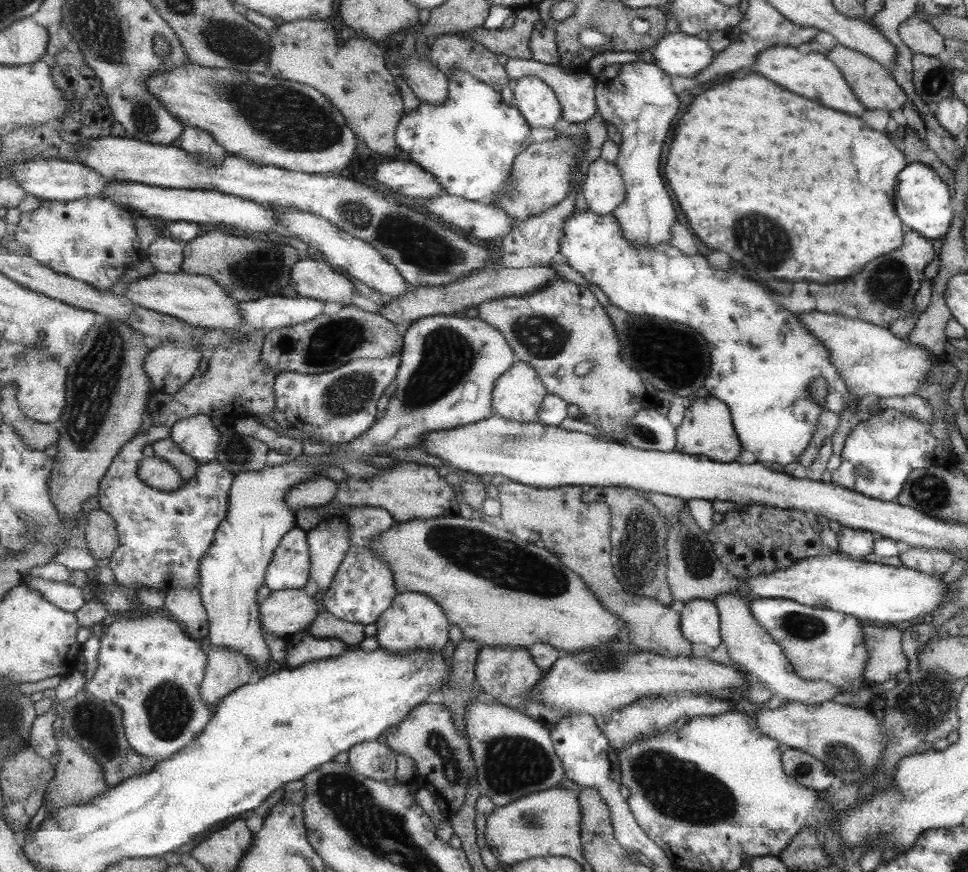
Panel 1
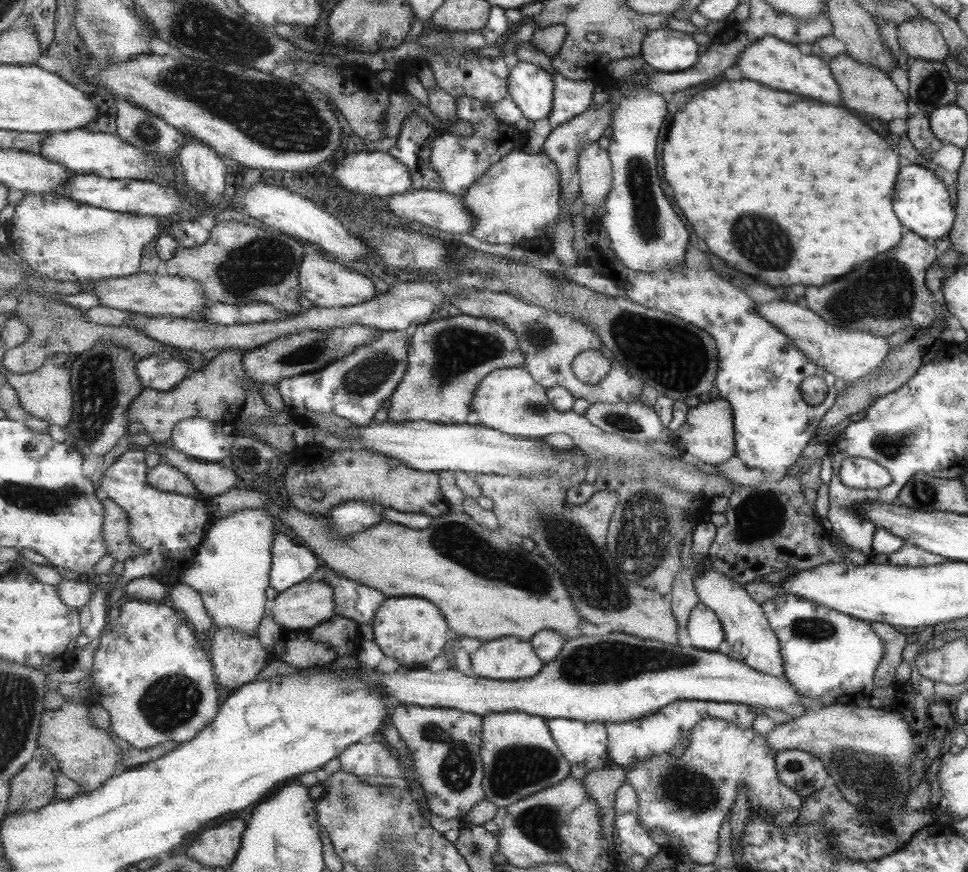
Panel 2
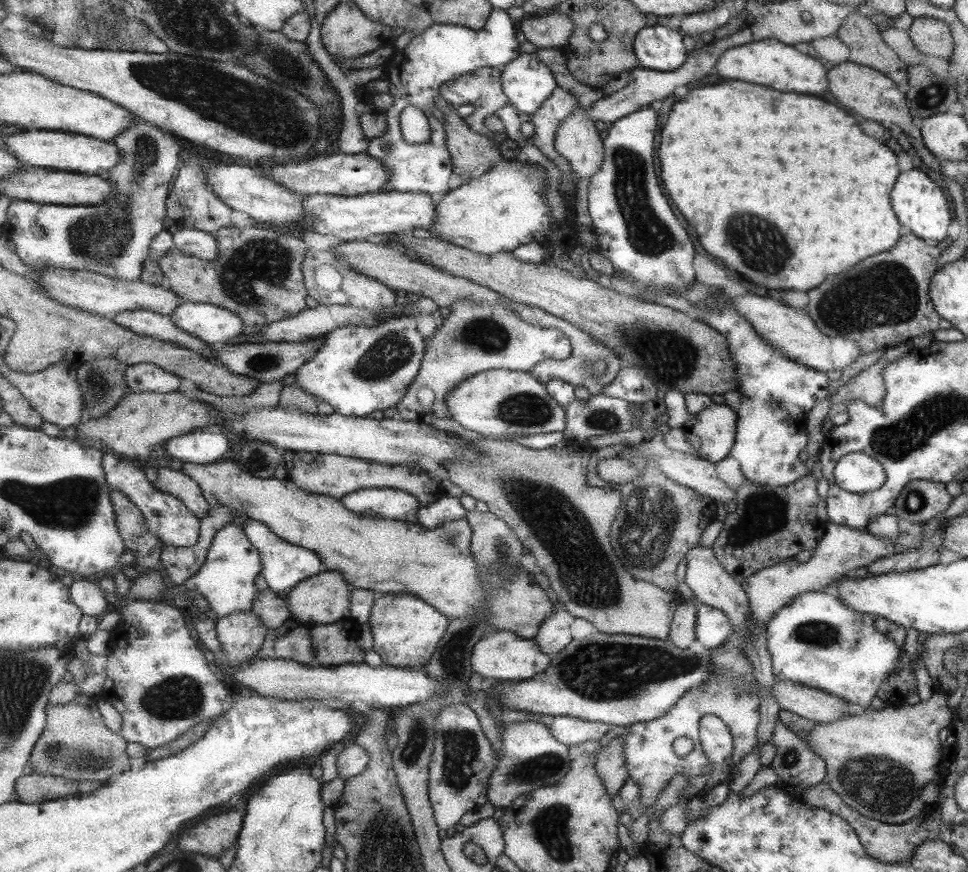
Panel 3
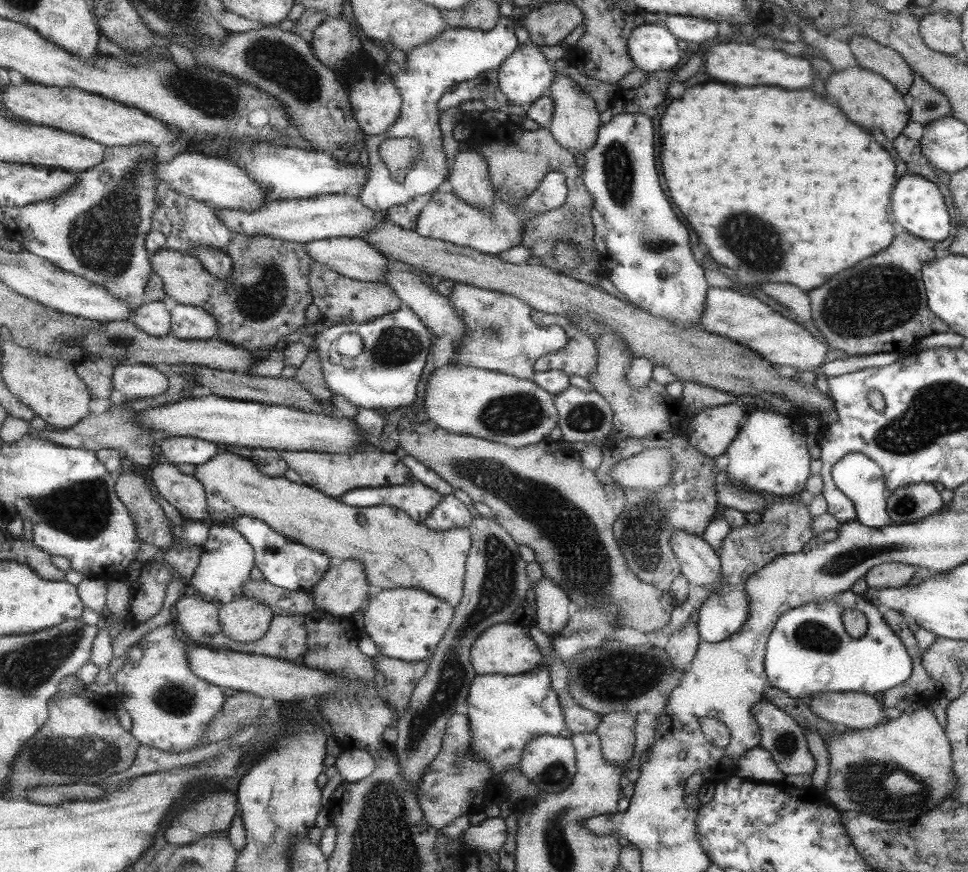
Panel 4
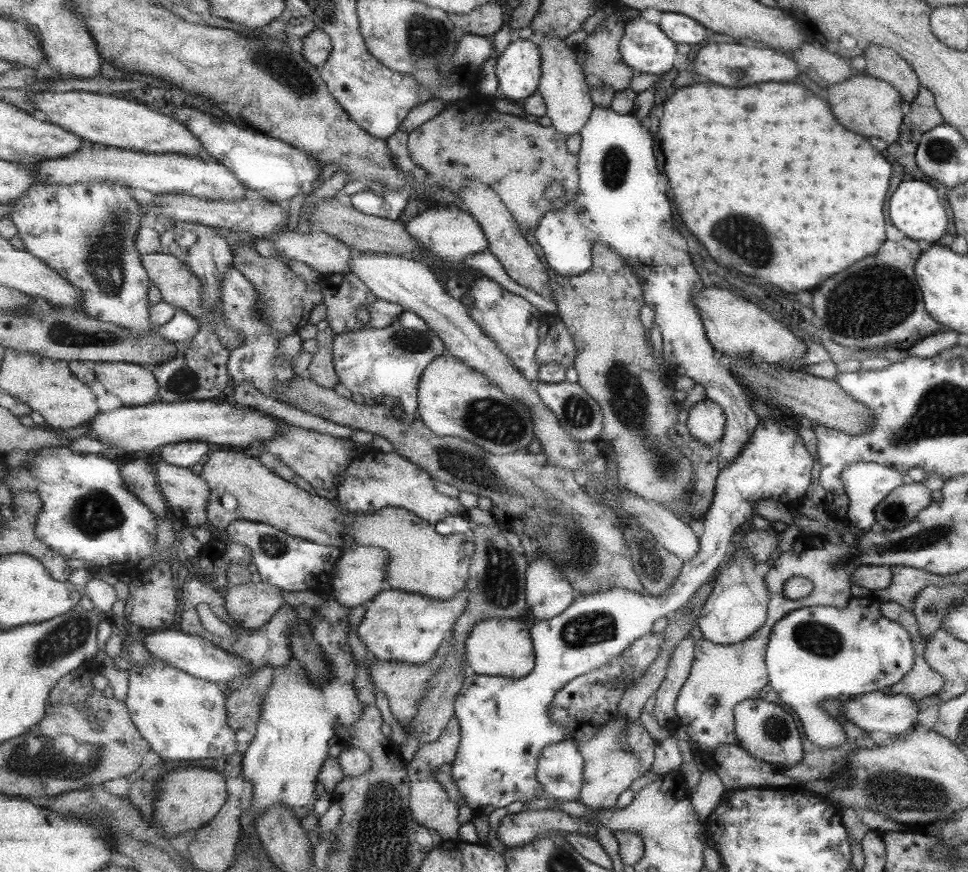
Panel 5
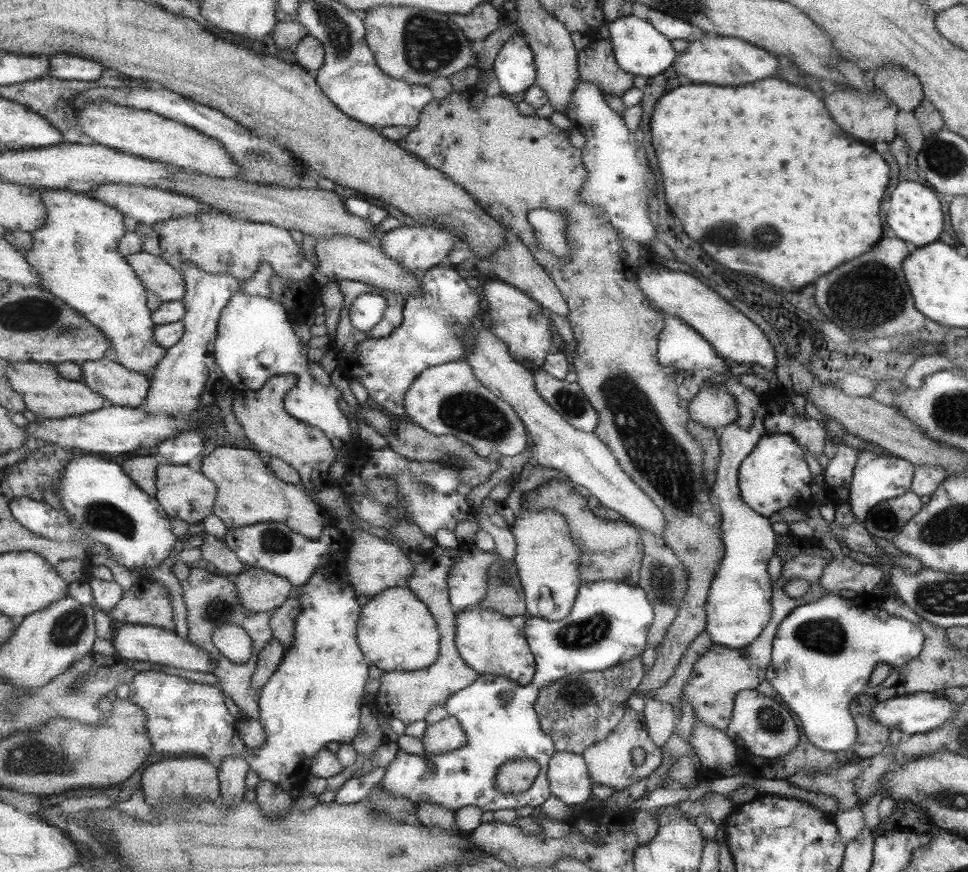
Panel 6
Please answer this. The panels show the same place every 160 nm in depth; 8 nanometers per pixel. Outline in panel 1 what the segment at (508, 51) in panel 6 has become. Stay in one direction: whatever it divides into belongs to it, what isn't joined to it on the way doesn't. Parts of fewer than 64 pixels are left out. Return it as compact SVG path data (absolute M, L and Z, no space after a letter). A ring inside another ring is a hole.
M523 76L514 82L515 100L519 102L519 111L531 127L553 128L563 116L563 106L559 103L554 89L537 76Z

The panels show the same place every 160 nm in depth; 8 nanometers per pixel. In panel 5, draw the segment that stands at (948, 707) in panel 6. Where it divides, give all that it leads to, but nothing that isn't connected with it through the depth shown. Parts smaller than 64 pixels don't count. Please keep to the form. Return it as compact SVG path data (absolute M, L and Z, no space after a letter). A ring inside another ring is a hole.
M879 691L861 694L841 702L839 710L849 722L868 733L887 732L891 736L900 736L918 724L917 702L911 702L909 696L901 694L881 694Z

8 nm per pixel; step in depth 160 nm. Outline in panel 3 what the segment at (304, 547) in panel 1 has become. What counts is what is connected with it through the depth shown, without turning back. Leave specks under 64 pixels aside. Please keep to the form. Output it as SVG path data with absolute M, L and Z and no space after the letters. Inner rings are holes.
M245 519L242 526L250 537L251 542L259 549L262 554L263 572L262 577L265 578L268 587L280 595L289 596L291 591L297 587L302 580L318 576L323 566L322 558L318 553L311 549L303 548L302 545L291 544L274 533L264 522L260 520Z

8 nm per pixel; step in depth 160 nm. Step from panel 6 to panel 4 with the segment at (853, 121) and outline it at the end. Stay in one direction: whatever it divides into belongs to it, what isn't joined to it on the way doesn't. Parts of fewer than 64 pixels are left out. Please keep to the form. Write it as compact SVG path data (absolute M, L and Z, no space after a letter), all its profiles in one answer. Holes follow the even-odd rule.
M857 65L845 70L833 71L833 76L825 84L825 92L835 98L839 108L843 108L843 112L847 112L847 116L851 116L855 124L867 130L877 128L891 141L901 134L905 122L909 121L910 110L903 104L898 90L878 73Z

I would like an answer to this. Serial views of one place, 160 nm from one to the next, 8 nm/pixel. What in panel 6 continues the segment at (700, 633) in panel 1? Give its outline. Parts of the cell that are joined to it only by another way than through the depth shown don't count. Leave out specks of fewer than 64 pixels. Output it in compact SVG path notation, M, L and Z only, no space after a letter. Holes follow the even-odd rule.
M664 315L665 327L658 336L658 361L662 366L675 368L679 372L688 374L694 370L712 370L714 376L725 374L729 363L723 360L714 351L714 347L698 332L695 332L686 321L679 320L678 316ZM732 376L719 385L723 385L736 400L738 418L727 424L718 436L720 457L714 483L709 487L718 500L725 555L718 562L706 599L706 632L714 644L738 649L754 643L762 635L763 628L770 623L773 584L766 569L776 550L777 534L771 529L770 520L755 512L738 491L739 465L765 432L766 409L751 389L739 383L737 376Z

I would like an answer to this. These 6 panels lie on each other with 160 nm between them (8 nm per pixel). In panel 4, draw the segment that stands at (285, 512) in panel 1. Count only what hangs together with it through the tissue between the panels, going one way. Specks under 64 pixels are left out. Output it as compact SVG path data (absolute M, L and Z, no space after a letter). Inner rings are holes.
M212 524L208 541L203 545L199 567L190 585L199 595L215 604L229 604L245 597L243 584L256 567L254 546L233 525Z

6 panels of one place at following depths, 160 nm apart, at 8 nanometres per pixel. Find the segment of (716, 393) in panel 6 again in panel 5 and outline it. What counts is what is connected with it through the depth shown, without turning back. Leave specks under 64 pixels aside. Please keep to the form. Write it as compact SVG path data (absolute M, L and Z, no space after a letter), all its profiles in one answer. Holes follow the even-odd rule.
M704 398L691 405L685 421L691 436L703 444L710 445L722 438L726 415L715 401Z

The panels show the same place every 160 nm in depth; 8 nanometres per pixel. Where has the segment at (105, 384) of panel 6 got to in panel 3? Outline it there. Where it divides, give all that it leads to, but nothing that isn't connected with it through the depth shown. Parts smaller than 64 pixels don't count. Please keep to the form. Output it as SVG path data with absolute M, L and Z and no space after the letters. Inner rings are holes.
M152 363L131 366L126 381L133 393L161 392L167 394L181 388L181 377Z

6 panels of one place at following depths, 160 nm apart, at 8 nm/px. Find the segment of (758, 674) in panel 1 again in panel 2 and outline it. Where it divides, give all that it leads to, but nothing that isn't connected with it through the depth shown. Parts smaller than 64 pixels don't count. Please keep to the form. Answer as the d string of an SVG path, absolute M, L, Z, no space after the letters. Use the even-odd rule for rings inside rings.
M709 563L699 568L699 576L694 580L694 588L698 592L699 602L710 608L718 620L722 621L725 642L731 646L729 656L737 661L742 661L743 664L750 665L757 672L786 680L777 638L766 620L762 606L746 593L743 586L719 573Z

